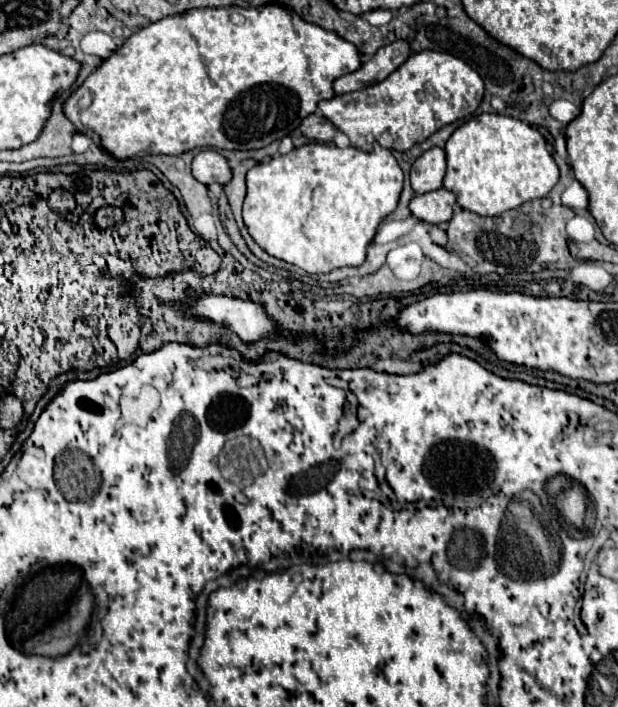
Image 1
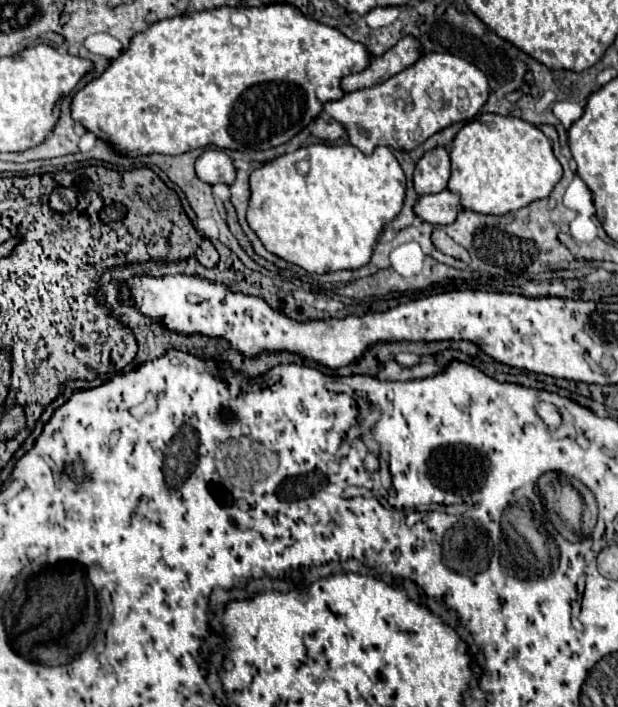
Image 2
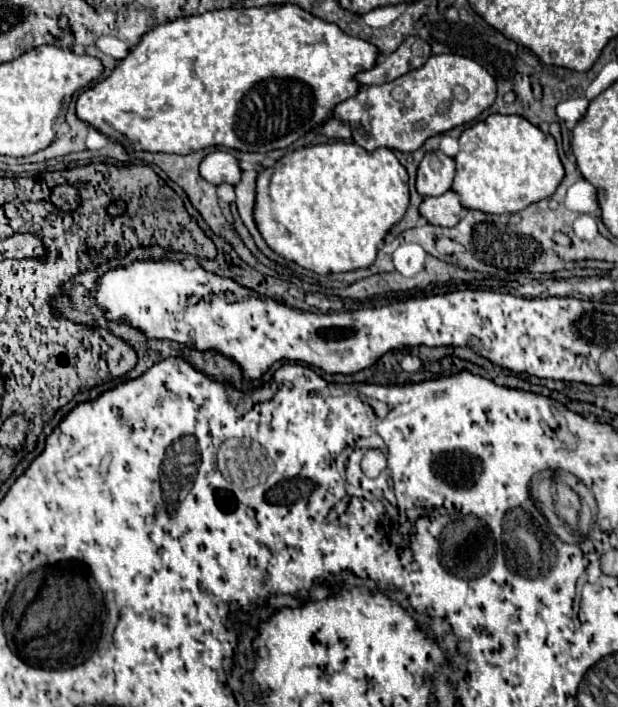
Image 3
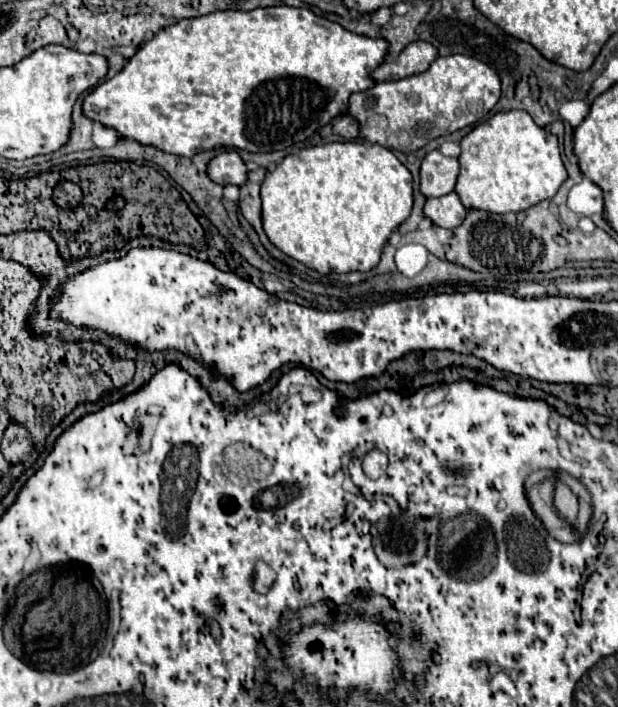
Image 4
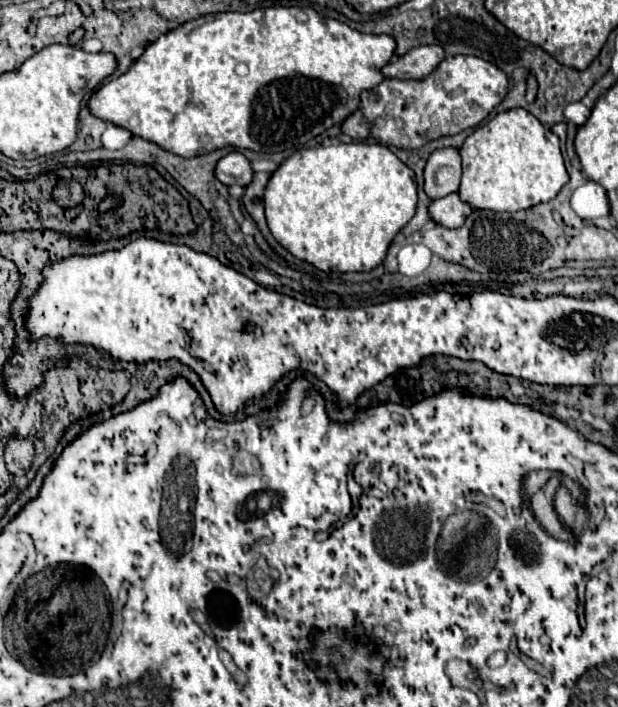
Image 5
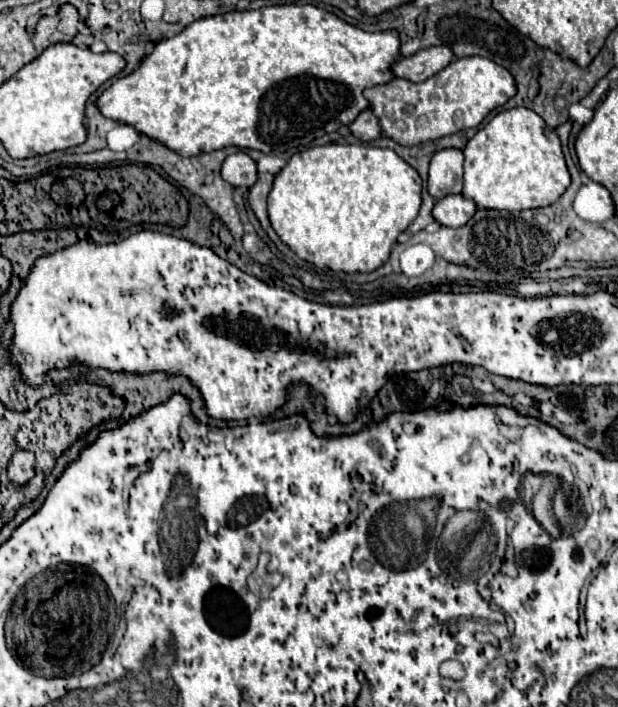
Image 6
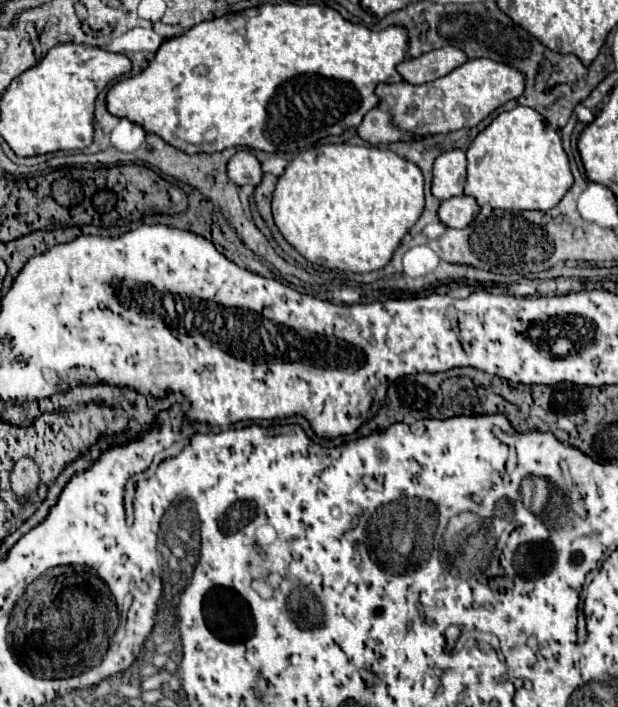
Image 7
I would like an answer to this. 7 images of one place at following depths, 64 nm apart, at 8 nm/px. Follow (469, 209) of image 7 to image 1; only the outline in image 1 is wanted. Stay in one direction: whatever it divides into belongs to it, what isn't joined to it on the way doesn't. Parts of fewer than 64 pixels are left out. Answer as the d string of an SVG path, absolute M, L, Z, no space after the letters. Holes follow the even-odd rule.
M438 188L426 194L416 194L410 200L410 212L418 220L424 220L430 224L442 224L450 220L454 206L456 206L456 196L446 188Z

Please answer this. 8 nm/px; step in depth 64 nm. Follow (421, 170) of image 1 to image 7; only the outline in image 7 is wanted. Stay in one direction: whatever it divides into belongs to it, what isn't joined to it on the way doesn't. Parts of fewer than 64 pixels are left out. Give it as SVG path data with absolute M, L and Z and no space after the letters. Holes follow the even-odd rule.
M462 150L442 152L432 168L432 194L438 200L460 196L466 182L466 154Z

